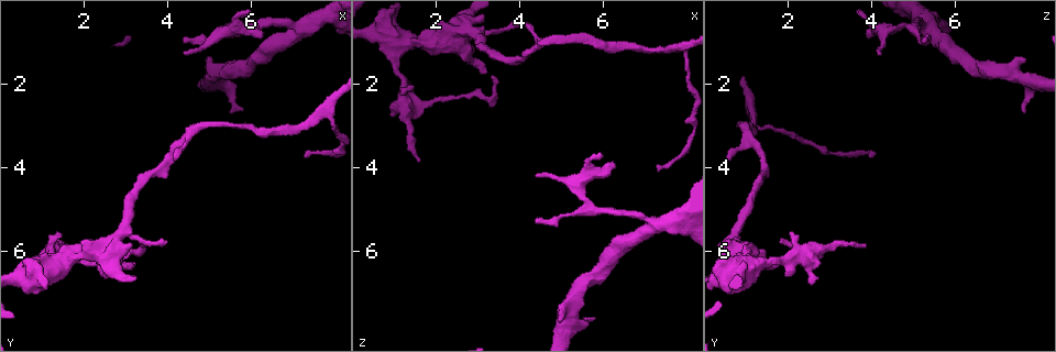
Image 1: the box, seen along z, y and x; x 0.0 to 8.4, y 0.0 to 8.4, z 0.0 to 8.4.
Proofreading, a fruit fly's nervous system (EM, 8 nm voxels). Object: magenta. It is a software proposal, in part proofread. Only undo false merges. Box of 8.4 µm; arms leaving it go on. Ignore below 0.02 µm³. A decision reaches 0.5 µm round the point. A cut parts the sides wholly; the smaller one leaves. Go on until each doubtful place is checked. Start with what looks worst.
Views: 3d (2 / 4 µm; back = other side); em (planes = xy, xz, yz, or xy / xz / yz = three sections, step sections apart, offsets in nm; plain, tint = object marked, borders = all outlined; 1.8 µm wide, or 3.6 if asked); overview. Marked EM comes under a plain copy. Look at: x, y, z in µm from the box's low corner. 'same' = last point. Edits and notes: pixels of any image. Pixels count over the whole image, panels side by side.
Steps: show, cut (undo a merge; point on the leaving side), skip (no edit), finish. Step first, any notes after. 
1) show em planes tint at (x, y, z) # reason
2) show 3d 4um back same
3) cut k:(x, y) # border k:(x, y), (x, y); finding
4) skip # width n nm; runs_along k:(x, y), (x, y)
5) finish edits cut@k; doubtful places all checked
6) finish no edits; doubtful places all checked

show em planes tint at (1.35, 6.15, 2.25) # branch point

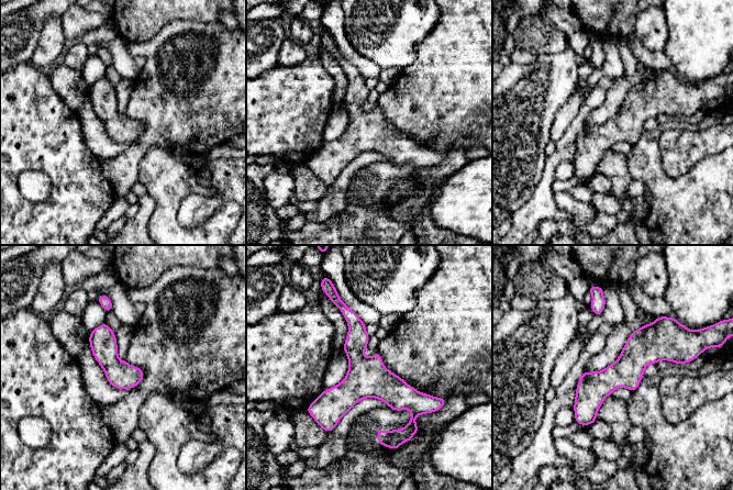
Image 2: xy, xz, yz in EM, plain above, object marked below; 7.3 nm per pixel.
skip # one neuron here

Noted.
show em planes tint at (5.65, 0.60, 4.95) # sharp bend

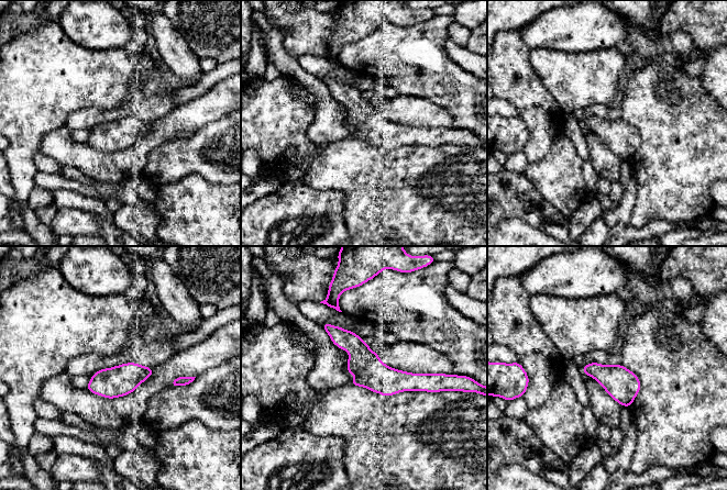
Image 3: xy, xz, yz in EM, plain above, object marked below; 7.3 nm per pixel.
skip # width 220 nm; runs_along 3:(326, 325), (385, 380), (429, 381); continuous, no second neuron

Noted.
show 3d 2um back at (2.05, 5.95, 0.90) # arms part here

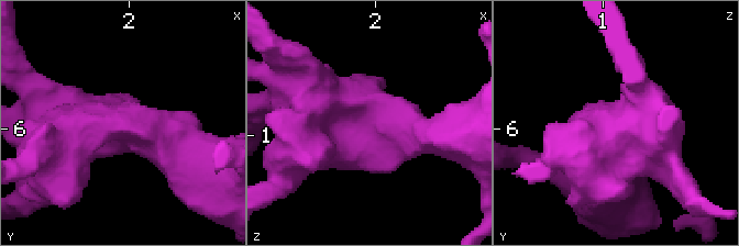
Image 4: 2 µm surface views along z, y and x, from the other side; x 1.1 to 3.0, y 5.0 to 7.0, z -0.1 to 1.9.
show em planes tint at (2.02, 5.98, 0.94) # now the EM

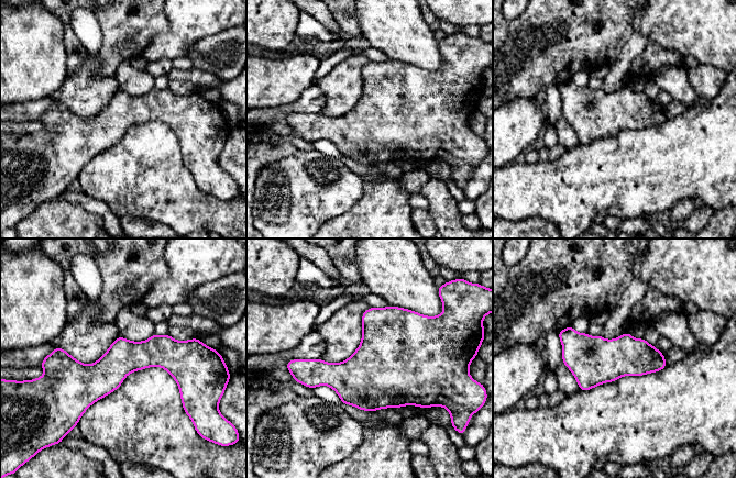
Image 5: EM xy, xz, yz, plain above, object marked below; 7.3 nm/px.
skip # width 260 nm; continuous, no second neuron

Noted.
finish no edits; doubtful places all checked

